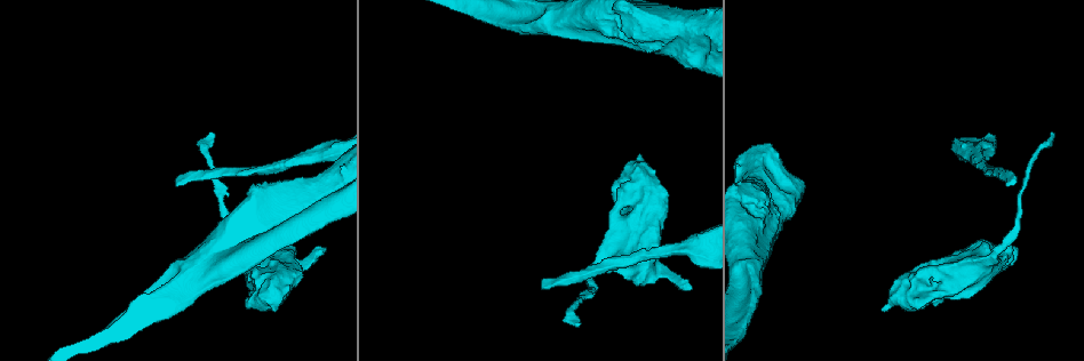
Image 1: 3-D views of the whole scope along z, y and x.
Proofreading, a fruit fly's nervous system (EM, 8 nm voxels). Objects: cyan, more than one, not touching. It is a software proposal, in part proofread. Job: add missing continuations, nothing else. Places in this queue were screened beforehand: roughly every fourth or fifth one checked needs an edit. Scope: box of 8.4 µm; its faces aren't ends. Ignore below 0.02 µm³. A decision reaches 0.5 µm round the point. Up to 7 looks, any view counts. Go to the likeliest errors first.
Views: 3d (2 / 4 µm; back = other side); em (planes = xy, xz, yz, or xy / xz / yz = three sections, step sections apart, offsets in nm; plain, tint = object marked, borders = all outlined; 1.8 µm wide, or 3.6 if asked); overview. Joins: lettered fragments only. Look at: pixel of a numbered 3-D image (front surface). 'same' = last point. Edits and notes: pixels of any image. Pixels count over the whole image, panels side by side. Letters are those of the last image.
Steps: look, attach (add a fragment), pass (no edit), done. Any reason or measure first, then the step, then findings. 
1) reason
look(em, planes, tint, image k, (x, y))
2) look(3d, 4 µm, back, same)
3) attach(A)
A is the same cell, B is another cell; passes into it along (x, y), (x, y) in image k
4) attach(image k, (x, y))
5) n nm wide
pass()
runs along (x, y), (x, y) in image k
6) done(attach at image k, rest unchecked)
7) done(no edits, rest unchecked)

long arm stops here
look(em, planes, borders, image 1, (1015, 182))

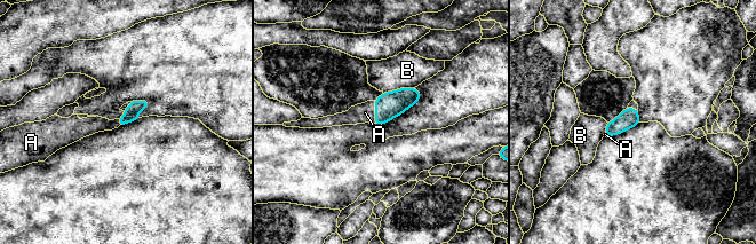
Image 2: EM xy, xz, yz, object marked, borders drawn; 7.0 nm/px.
attach(image 2, (365, 112))
A is the same cell, B is another cell; the cell continues

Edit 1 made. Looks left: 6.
free end
look(em, yz, step 16, tint, image 1, (1015, 248))

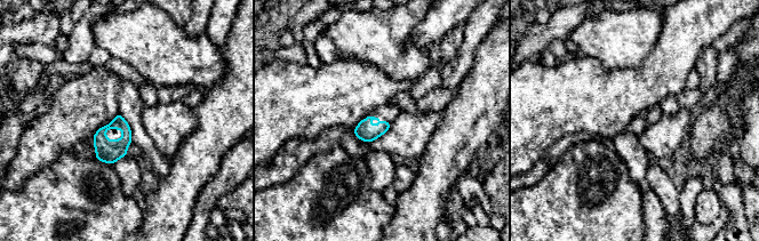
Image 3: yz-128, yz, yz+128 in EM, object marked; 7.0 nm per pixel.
look(em, planes, borders, same)

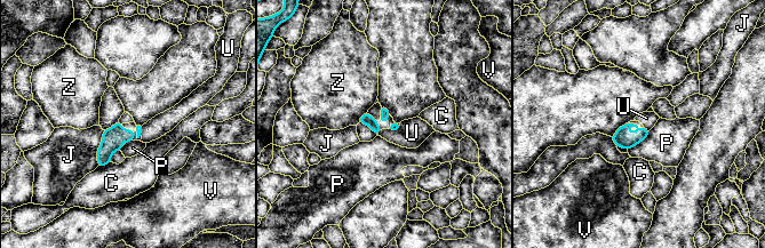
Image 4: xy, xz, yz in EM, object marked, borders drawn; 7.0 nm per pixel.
attach(image 4, (412, 133))
U is the same cell, C, J, P, V and Z are other cells; it goes on there

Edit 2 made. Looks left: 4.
see it whole again
look(overview)

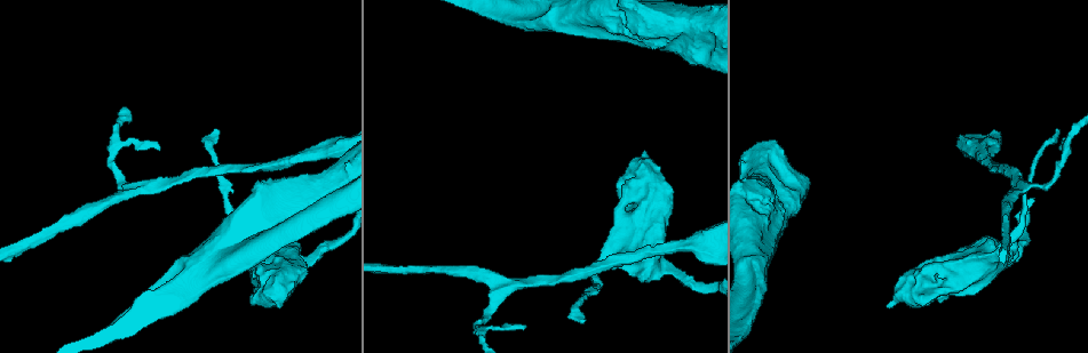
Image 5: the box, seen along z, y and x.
sharp bend
look(3d, 4 µm, image 5, (275, 287))

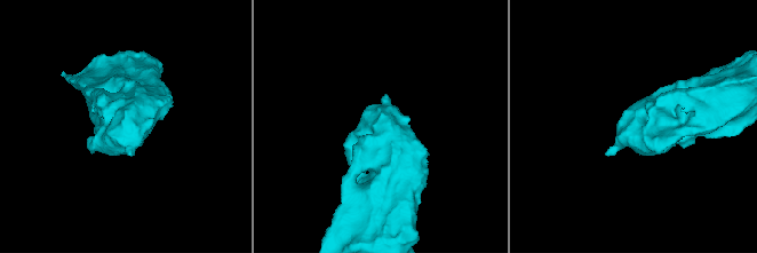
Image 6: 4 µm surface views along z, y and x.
look(em, 3.6 µm, xz, step 16, tint, image 6, (129, 126))

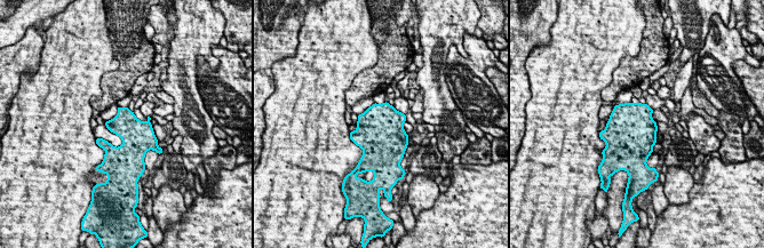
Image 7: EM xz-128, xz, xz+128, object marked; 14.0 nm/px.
cut it another way
look(em, 3.6 µm, planes, borders, same)

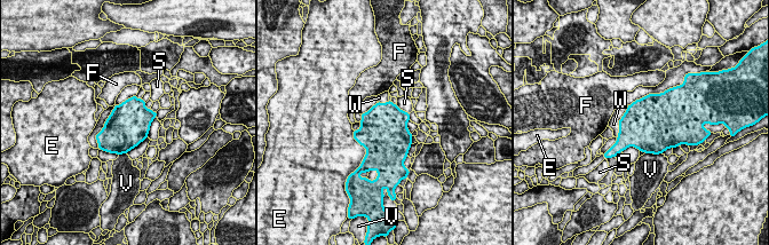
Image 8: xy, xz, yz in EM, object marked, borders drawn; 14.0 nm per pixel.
600 nm wide
pass()
E, F, S, V and W are other cells; border along (628, 105), (619, 120), (617, 137) in image 8; none of them fits

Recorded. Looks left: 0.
done(attach at image 2, attach at image 4, rest unchecked)

